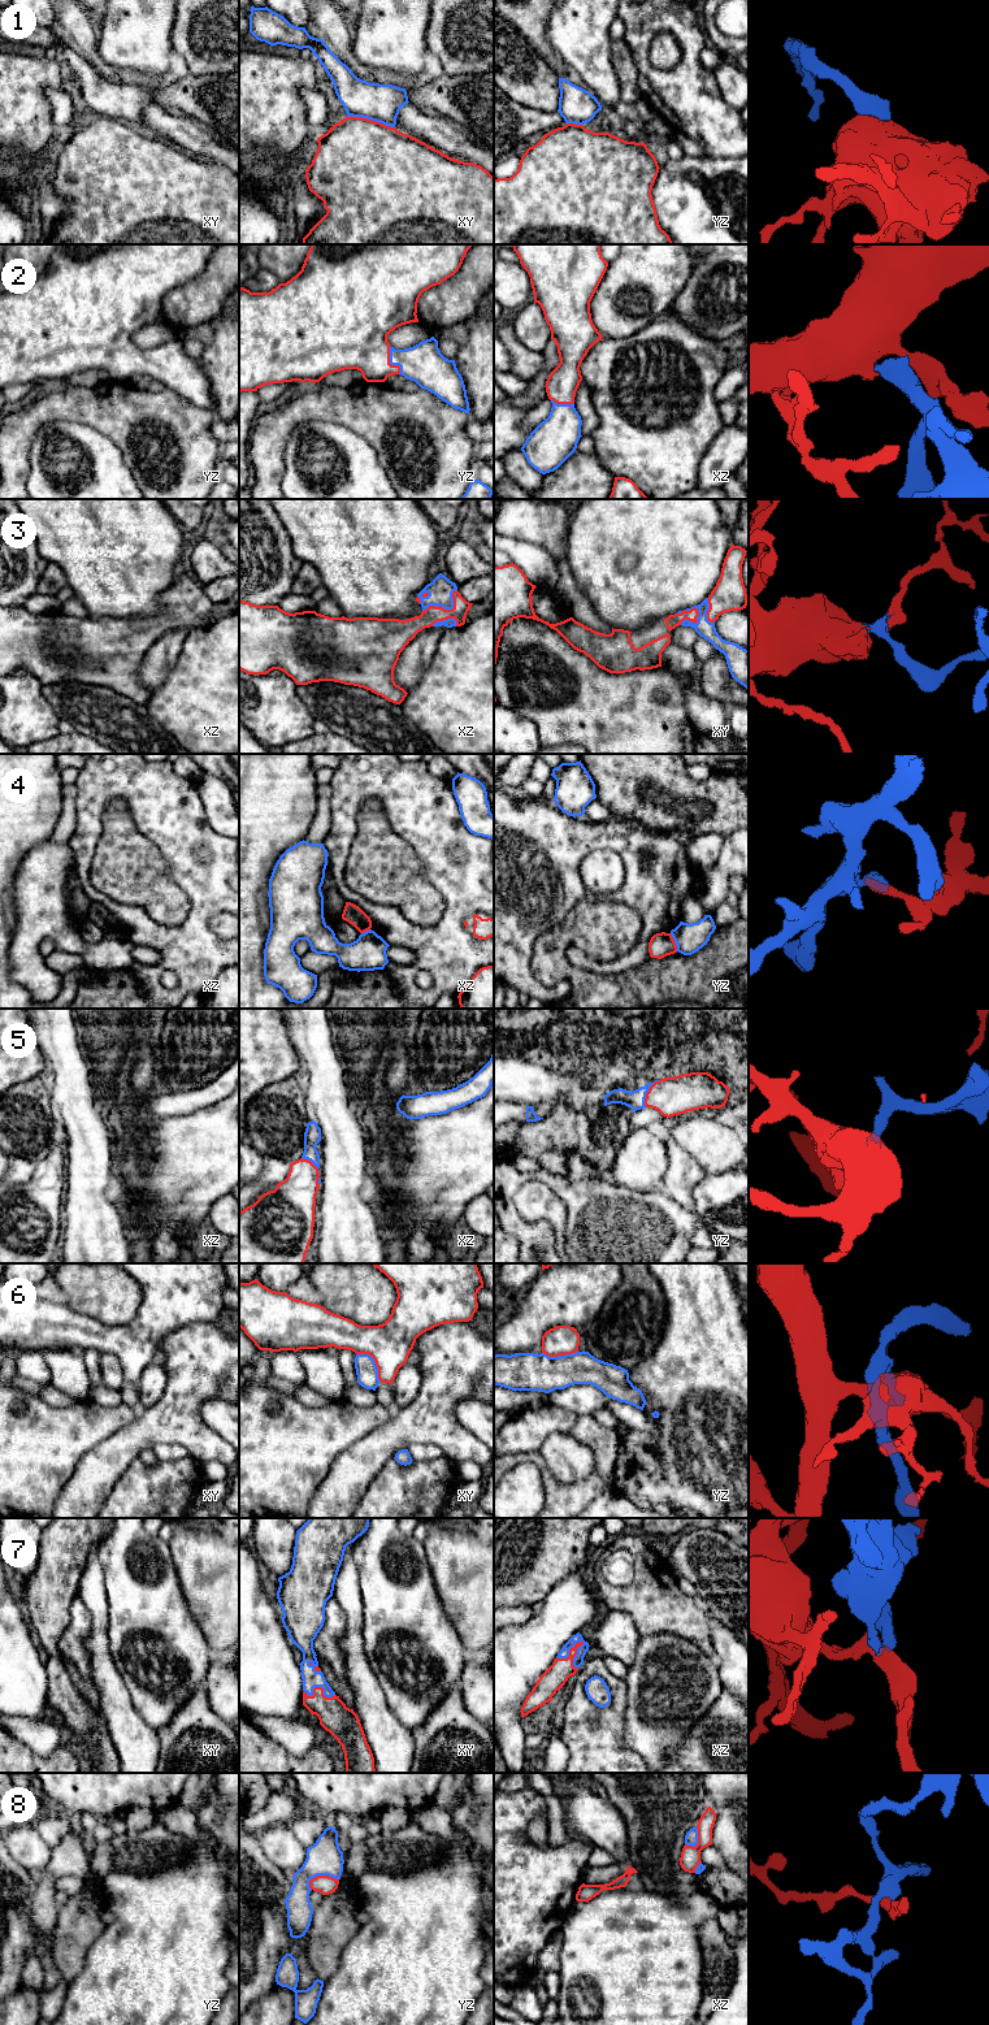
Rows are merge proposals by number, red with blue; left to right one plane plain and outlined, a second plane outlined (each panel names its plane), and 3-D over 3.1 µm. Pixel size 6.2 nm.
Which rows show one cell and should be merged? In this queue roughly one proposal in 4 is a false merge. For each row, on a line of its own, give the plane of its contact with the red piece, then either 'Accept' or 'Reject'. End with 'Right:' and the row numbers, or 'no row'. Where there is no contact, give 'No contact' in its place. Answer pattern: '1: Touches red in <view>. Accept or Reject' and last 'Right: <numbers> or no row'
1: Touches red in xy. Accept
2: Touches red in yz. Accept
3: Touches red in xy. Accept
4: Touches red in yz. Reject
5: Touches red in yz. Accept
6: Touches red in xy. Reject
7: Touches red in xz. Accept
8: Touches red in yz. Reject
Right: 1, 2, 3, 5, 7

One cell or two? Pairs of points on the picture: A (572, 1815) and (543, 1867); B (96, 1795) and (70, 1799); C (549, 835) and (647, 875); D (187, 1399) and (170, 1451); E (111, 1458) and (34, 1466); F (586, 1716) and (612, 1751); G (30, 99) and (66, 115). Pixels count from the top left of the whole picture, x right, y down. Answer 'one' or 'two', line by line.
A: two
B: one
C: one
D: two
E: two
F: one
G: two

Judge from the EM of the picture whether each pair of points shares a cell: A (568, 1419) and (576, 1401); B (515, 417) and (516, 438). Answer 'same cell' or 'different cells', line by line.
A: different cells
B: same cell

